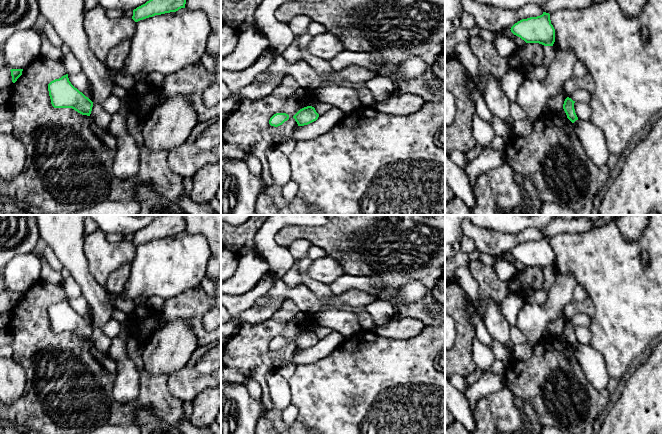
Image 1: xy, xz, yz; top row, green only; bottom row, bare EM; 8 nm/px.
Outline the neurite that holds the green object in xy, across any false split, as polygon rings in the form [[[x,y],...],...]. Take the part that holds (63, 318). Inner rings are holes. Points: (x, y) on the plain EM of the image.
[[[68,298],[51,305],[48,315],[54,332],[72,332],[82,339],[90,340],[93,326],[71,308]]]

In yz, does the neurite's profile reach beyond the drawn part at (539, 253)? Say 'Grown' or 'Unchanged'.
Unchanged

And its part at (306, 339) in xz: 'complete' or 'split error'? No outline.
complete

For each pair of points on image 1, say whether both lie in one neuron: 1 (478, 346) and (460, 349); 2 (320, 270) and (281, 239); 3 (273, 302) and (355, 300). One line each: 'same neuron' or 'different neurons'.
1: different neurons
2: different neurons
3: same neuron

